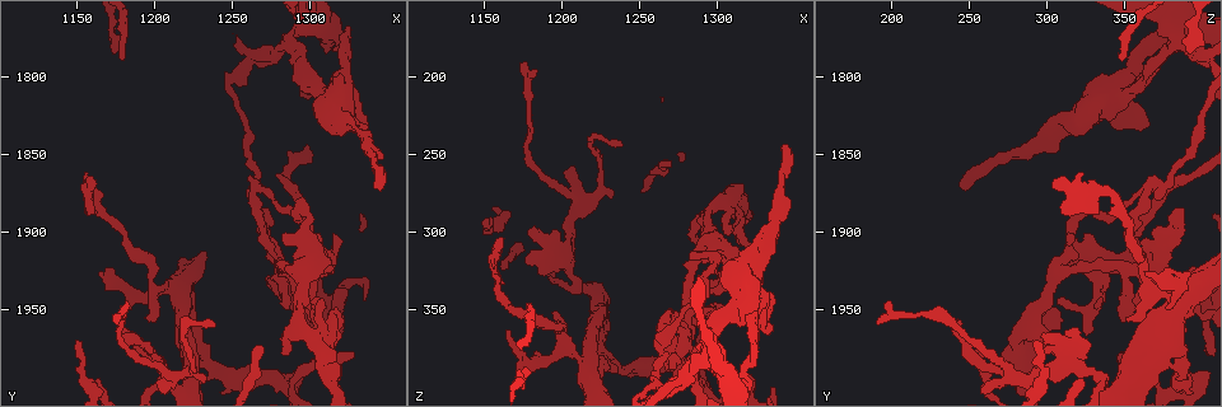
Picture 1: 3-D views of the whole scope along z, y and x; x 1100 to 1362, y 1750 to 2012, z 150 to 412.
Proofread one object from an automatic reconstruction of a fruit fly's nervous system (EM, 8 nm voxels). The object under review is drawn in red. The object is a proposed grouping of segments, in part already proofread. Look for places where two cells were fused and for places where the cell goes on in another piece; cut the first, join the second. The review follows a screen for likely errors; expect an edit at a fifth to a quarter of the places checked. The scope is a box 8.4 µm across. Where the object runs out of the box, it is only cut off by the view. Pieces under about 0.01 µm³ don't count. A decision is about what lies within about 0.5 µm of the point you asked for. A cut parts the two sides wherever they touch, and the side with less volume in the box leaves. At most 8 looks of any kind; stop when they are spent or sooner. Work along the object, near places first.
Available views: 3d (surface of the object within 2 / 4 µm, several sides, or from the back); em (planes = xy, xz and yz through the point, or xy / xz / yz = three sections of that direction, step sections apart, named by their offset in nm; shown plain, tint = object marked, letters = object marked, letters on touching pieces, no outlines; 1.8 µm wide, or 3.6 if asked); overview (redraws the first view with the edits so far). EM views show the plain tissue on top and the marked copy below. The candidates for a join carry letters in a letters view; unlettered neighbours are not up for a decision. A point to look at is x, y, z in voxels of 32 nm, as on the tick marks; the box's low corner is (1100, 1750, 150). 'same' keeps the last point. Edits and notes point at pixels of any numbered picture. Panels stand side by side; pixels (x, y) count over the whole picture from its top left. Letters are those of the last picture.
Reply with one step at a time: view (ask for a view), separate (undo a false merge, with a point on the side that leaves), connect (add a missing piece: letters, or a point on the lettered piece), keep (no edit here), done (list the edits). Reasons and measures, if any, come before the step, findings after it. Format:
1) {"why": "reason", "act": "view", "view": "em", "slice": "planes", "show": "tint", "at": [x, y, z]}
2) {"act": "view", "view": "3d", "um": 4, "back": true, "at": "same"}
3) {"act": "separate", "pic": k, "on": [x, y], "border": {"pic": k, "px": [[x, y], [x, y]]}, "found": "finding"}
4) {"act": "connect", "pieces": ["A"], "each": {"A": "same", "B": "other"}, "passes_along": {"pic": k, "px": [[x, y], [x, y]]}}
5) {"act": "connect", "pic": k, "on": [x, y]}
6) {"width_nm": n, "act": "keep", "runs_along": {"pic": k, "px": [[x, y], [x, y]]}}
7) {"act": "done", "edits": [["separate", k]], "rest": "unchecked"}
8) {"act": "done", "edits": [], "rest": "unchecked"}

{"why": "calibre changes", "act": "view", "view": "em", "slice": "planes", "show": "tint", "at": [1324, 1790, 358]}

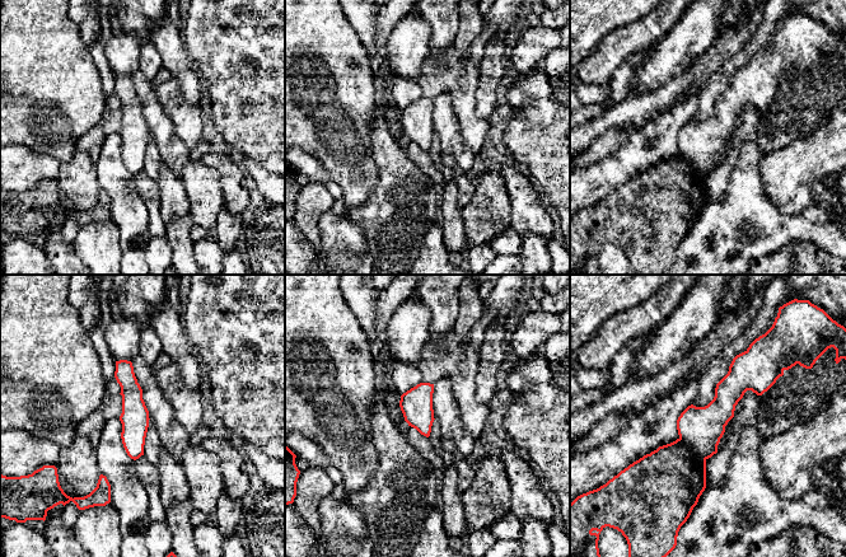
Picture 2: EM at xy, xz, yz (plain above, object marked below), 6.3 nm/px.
{"act": "view", "view": "em", "slice": "planes", "show": "letters", "at": "same"}

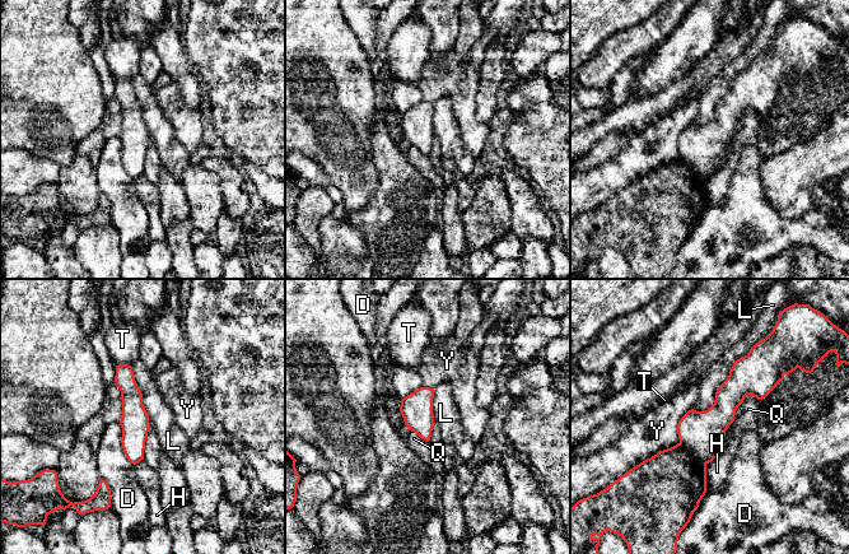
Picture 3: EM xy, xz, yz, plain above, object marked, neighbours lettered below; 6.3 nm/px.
{"act": "separate", "pic": 3, "on": [670, 485], "each": {"D": "other", "H": "other", "L": "other", "Q": "other", "T": "other", "Y": "other"}, "border": {"pic": 3, "px": [[680, 442], [705, 464]]}, "found": "two cells meet here"}

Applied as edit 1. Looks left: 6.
{"act": "view", "view": "em", "slice": "planes", "show": "letters", "at": [1148, 1970, 292]}

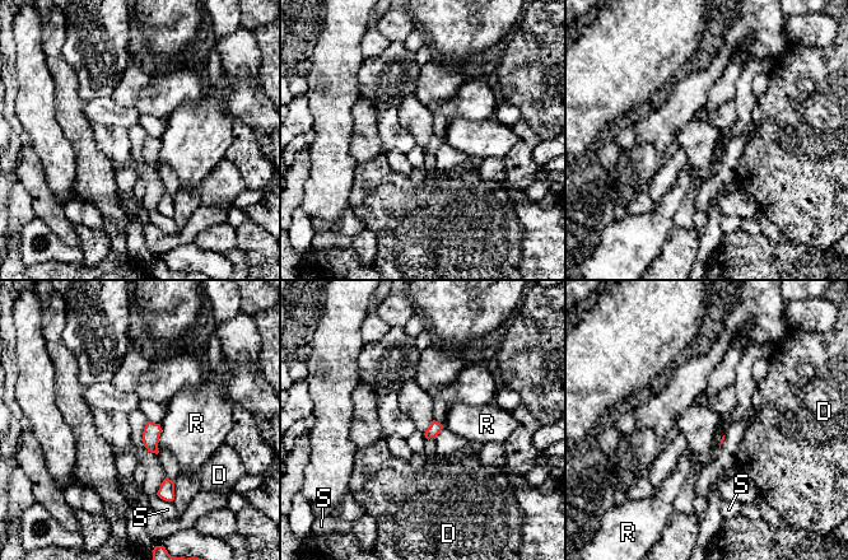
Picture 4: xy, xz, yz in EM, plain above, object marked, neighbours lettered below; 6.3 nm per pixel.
{"act": "keep", "each": {"D": "other", "R": "other", "S": "other"}, "border": {"pic": 4, "px": [[161, 424], [158, 451]]}, "found": "no lettered piece goes on from it"}

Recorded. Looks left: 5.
{"act": "done", "edits": [["separate", 3]], "rest": "unchecked"}

